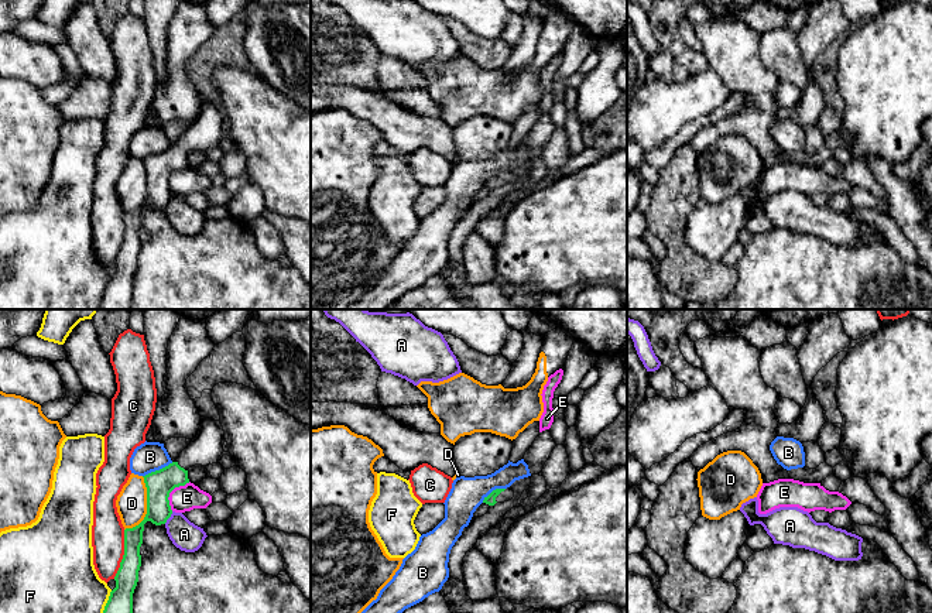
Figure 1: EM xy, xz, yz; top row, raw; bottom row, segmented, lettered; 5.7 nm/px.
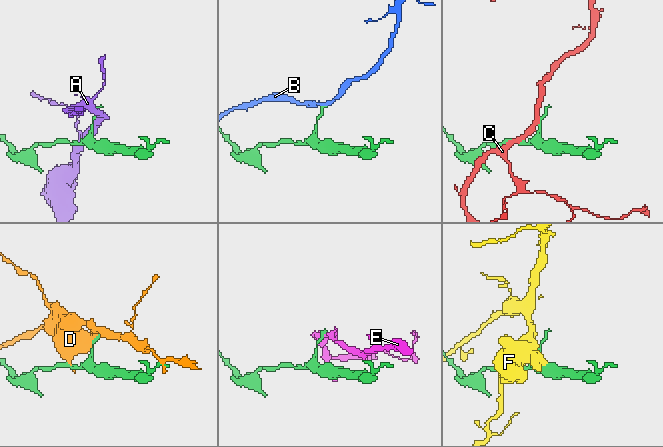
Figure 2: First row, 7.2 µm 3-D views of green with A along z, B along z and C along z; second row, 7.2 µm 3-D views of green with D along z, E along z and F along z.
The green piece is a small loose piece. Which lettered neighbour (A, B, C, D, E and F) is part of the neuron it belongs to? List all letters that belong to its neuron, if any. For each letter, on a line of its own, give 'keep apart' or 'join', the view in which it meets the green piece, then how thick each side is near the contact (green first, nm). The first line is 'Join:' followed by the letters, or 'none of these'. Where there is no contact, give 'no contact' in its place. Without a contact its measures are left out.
Join: none of these
A: keep apart | xy | 160/160 nm
B: keep apart | xy | 160/170 nm
C: keep apart | xy | 130/190 nm
D: keep apart | xy | 160/180 nm
E: keep apart | xy | 160/150 nm
F: keep apart | xy | 180/480 nm

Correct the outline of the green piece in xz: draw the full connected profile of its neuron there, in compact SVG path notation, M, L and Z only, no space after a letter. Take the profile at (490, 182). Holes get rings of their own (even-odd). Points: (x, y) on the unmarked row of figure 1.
M496 172L487 181L484 181L483 186L489 189L494 189L496 186L504 186L514 181L514 175L507 172Z

